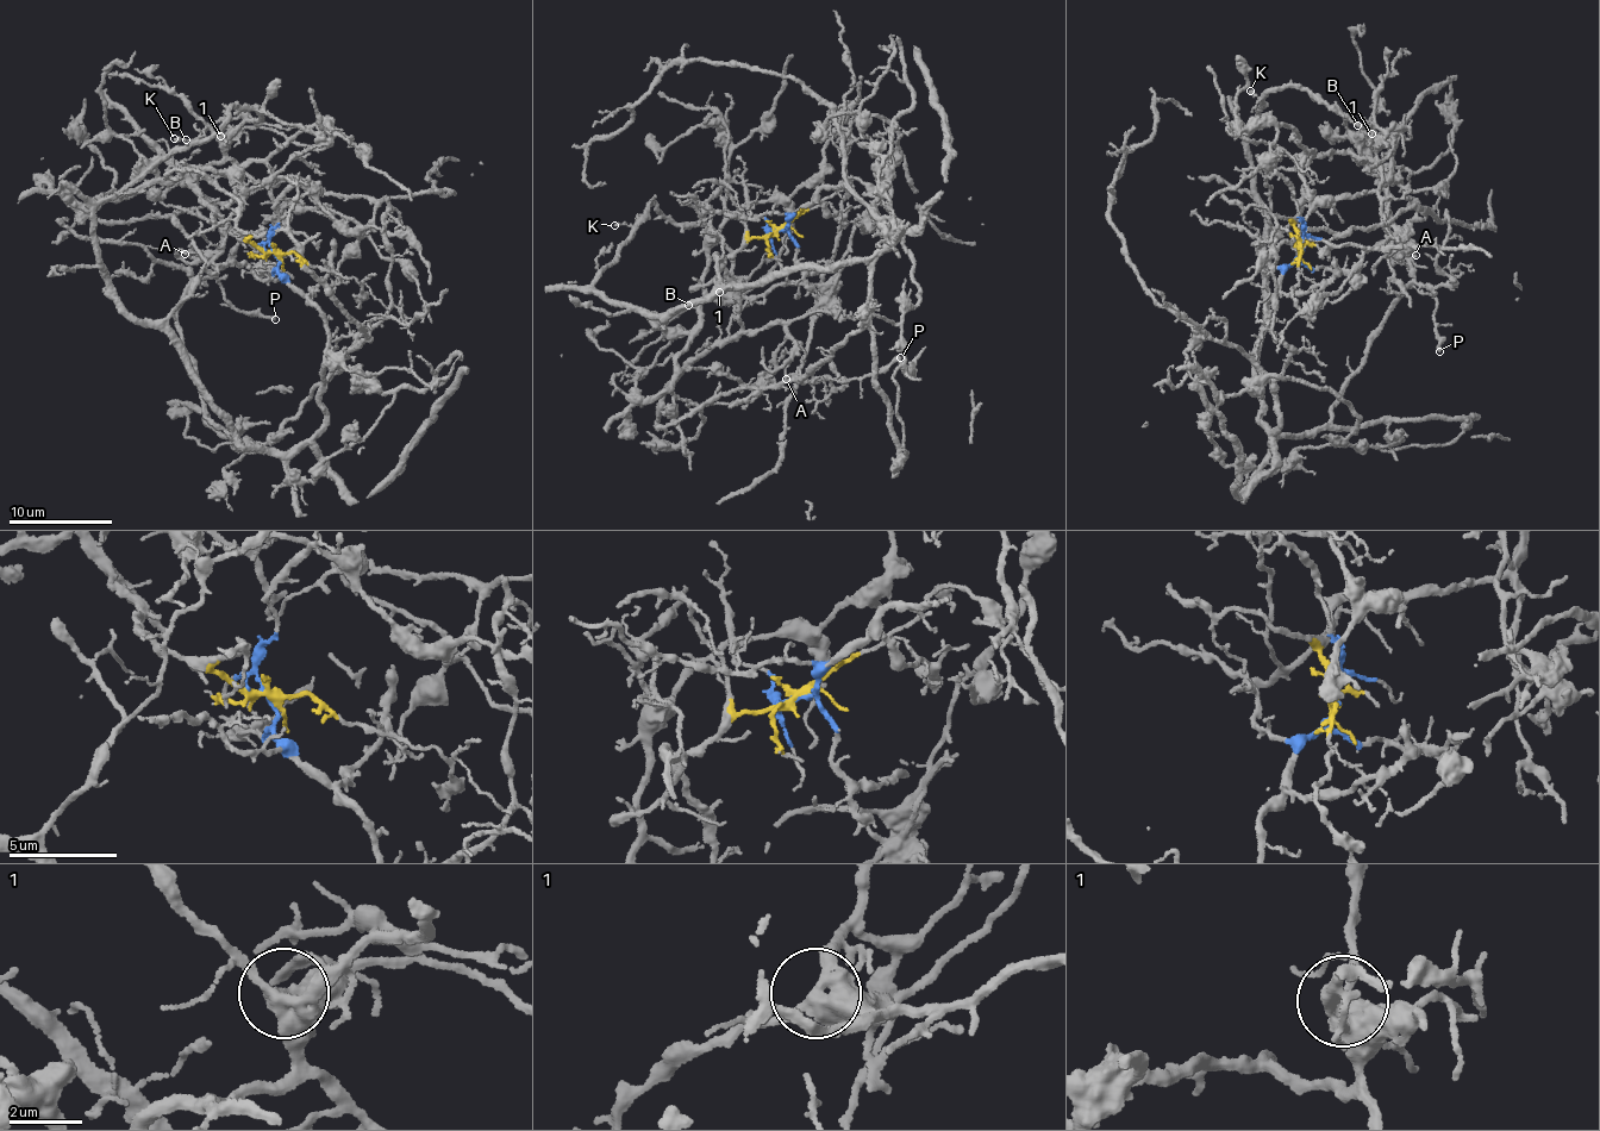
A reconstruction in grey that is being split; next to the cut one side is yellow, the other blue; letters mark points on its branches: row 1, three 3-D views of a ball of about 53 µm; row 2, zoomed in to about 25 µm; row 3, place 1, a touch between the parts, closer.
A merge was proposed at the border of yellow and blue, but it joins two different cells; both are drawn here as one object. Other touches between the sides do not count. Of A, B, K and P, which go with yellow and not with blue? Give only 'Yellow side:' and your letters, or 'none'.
Yellow side: A

